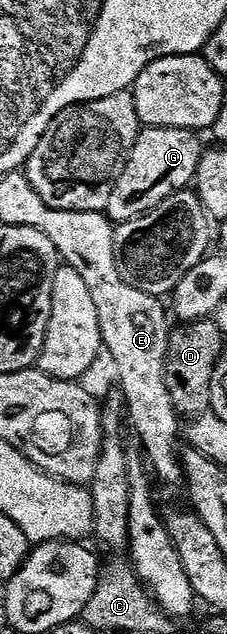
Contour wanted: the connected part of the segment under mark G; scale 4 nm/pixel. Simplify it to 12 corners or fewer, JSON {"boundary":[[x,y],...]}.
{"boundary":[[146,127],[114,182],[115,224],[189,188],[204,144],[184,127]]}

